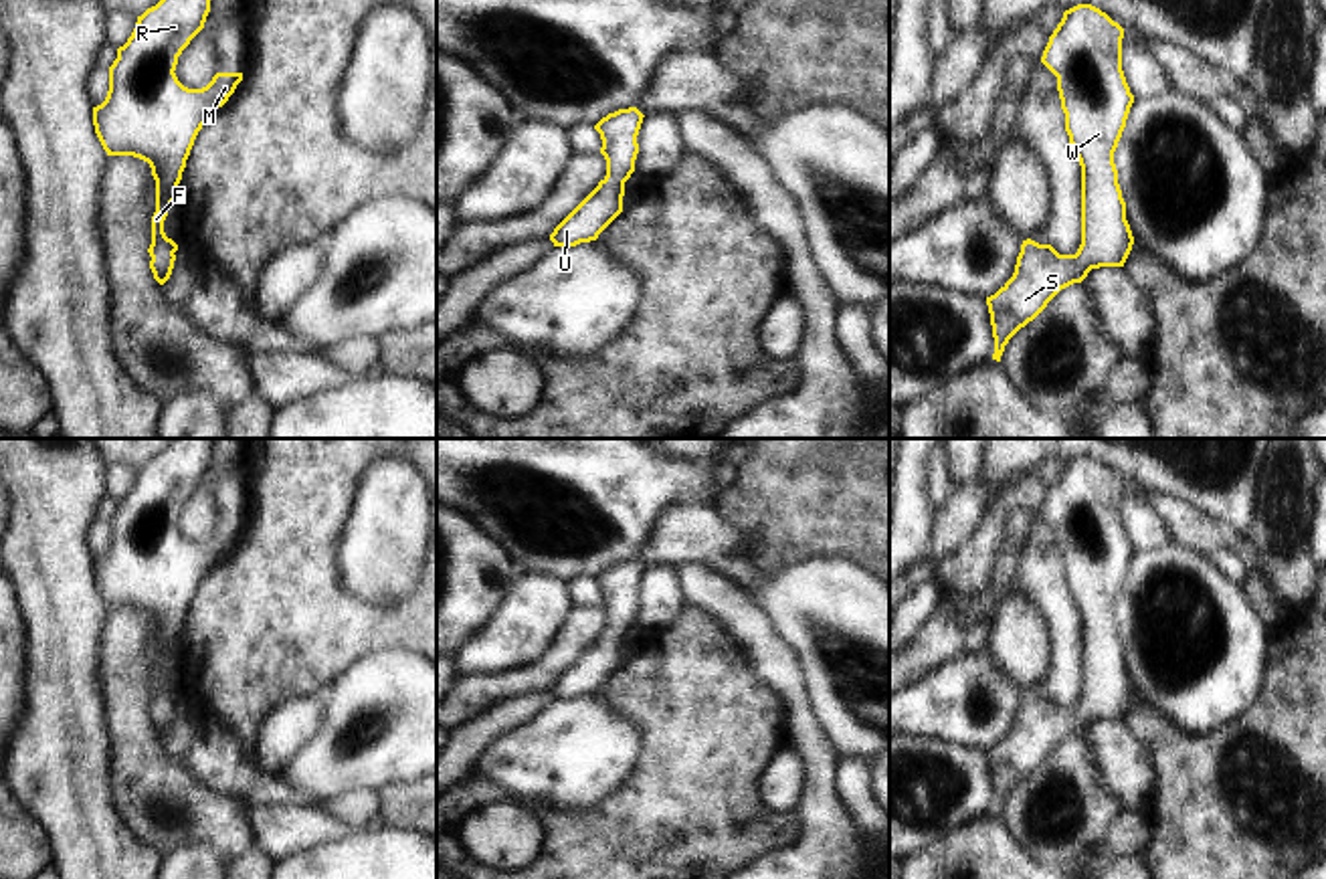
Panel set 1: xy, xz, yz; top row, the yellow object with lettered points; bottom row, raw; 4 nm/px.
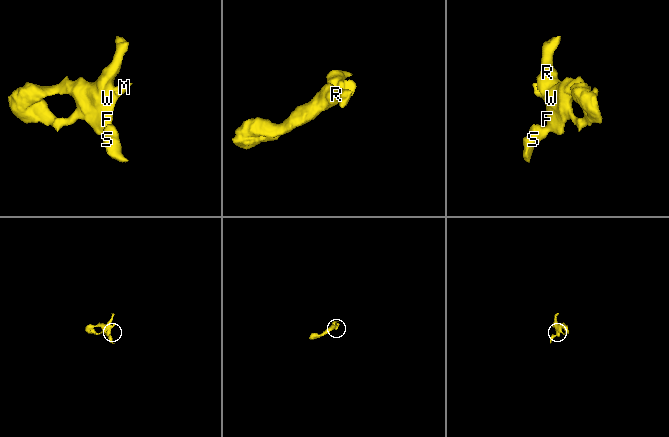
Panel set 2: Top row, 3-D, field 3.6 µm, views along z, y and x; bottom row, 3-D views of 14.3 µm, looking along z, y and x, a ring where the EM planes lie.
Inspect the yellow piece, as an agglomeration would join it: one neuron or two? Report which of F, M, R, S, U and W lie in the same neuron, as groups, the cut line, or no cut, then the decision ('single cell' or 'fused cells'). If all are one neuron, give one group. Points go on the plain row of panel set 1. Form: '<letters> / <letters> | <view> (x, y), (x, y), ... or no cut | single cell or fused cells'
F M R S U W | no cut | single cell

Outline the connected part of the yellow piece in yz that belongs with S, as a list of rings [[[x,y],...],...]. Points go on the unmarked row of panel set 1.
[[[1077,457],[1063,465],[1049,489],[1041,515],[1057,529],[1065,584],[1081,618],[1081,697],[1075,707],[1059,707],[1051,697],[1023,693],[1013,729],[986,750],[994,806],[1001,814],[1009,792],[1033,774],[1065,740],[1081,736],[1092,721],[1124,719],[1134,689],[1126,673],[1126,655],[1118,637],[1114,604],[1126,580],[1134,548],[1122,523],[1124,481],[1092,457]]]

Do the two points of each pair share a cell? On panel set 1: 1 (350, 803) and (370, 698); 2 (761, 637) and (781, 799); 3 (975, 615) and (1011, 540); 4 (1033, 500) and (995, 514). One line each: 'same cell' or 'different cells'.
1: different cells
2: different cells
3: same cell
4: same cell

